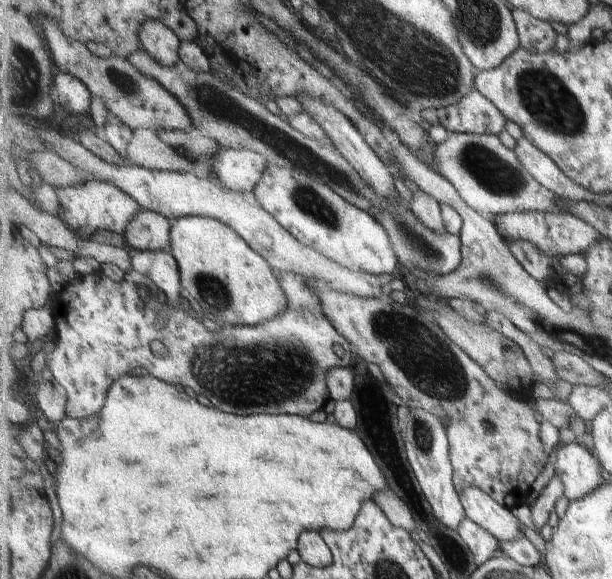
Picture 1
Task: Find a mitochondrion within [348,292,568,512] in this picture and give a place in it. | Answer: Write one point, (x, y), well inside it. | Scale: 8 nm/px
(419, 354)

